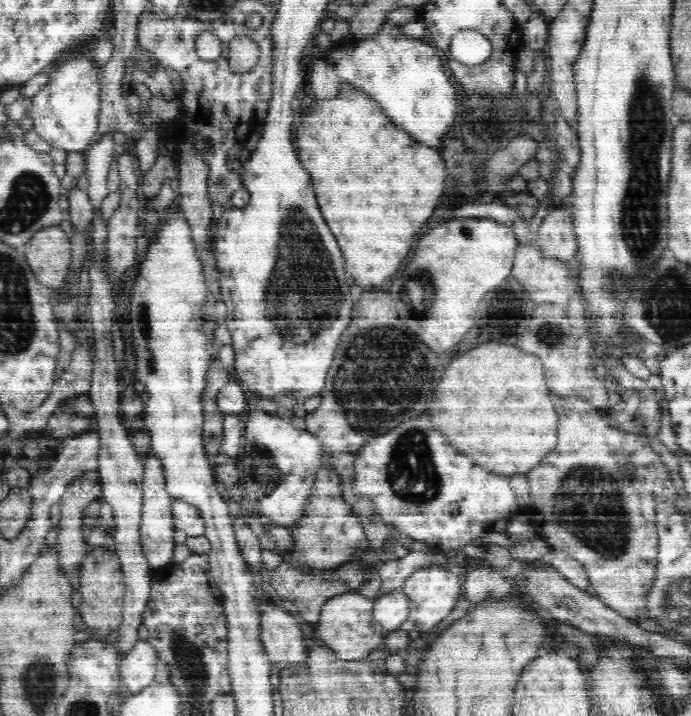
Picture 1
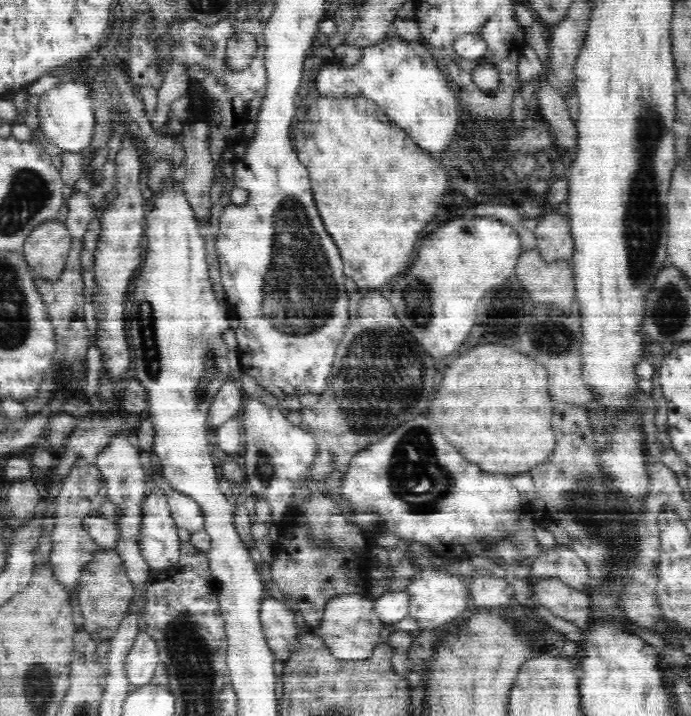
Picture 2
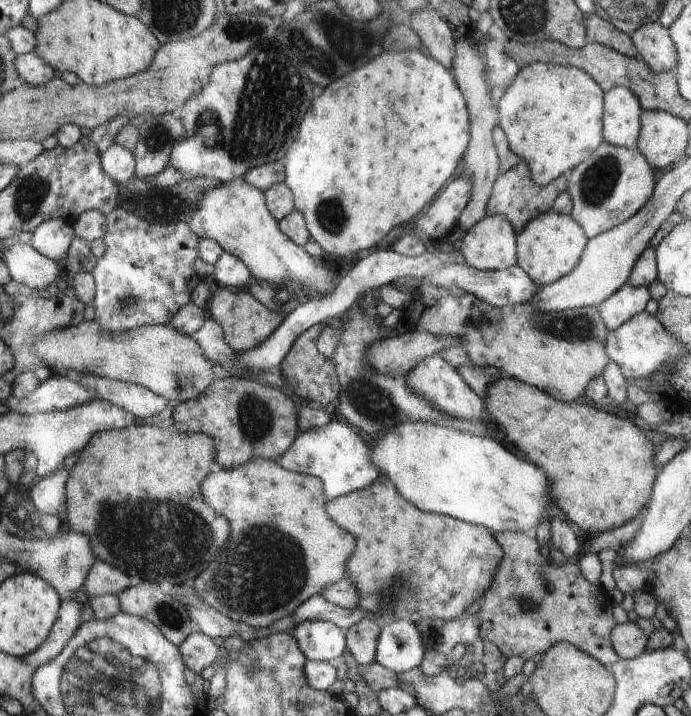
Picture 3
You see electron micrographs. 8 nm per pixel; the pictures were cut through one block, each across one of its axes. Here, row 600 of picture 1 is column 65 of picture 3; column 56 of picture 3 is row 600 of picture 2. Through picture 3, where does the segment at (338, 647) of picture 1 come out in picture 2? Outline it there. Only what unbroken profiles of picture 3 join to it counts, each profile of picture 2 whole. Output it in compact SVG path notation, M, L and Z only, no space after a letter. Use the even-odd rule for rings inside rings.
M339 595L330 600L324 618L316 629L329 651L343 661L363 661L369 659L380 645L384 623L377 616L374 600L368 595Z

